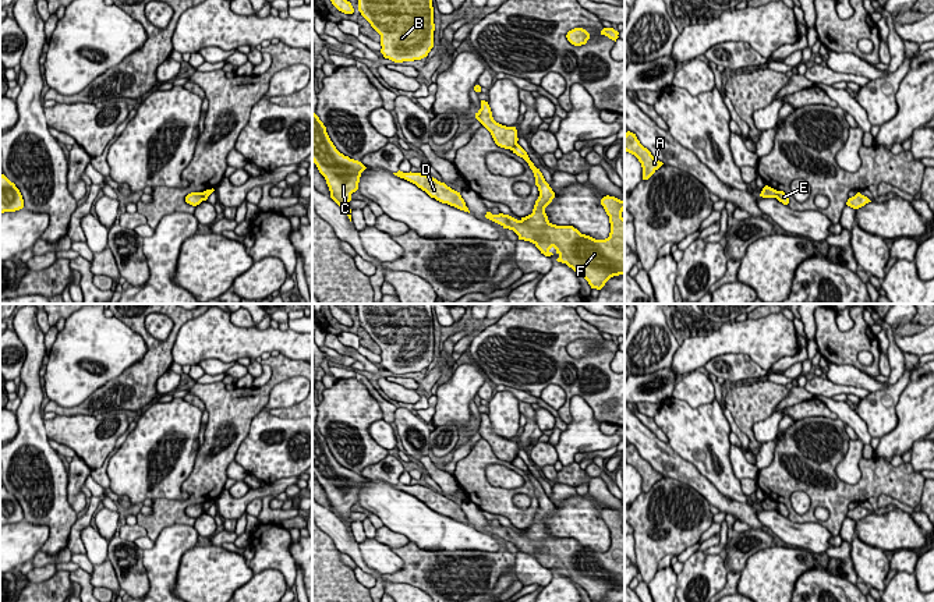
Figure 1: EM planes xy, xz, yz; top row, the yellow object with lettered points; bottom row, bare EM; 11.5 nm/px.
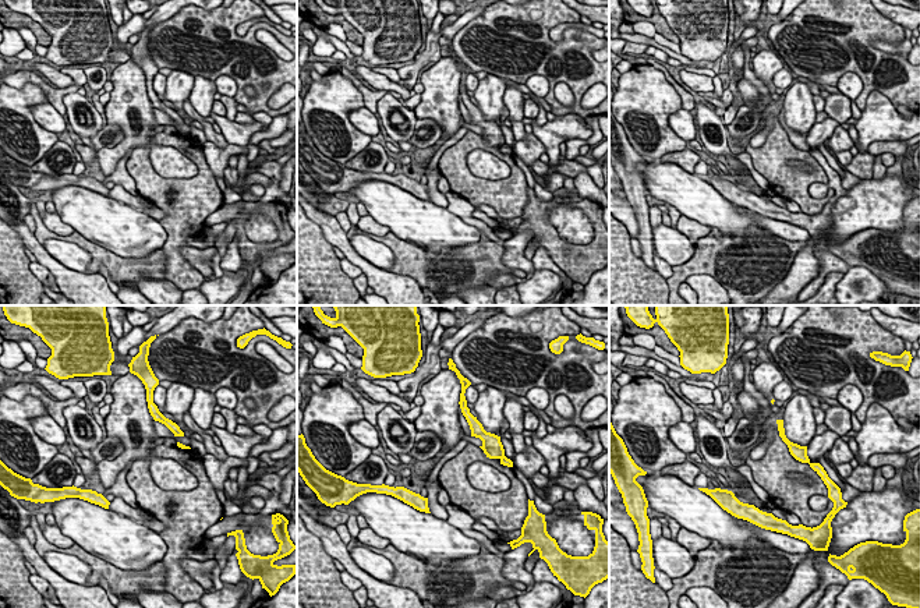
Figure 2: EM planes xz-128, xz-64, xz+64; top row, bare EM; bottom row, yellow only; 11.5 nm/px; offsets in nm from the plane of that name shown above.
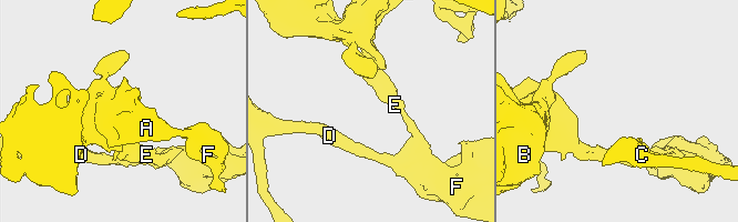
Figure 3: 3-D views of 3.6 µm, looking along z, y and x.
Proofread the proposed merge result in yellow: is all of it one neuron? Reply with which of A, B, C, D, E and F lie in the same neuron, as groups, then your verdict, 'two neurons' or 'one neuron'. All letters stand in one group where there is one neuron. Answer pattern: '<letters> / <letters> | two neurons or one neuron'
A B / C D E F | two neurons

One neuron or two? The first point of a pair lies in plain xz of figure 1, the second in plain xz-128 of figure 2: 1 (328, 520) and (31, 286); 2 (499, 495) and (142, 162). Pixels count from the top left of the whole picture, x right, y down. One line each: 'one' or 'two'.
1: two
2: one

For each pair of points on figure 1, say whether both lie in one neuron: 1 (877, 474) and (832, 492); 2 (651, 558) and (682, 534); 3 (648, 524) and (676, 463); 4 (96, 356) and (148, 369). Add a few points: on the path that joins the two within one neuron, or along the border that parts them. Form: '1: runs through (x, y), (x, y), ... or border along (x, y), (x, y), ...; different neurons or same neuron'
1: runs through (866, 485), (859, 492), (844, 492); same neuron
2: runs through (658, 551), (675, 534); same neuron
3: border along (664, 475), (687, 484), (699, 494); different neurons
4: border along (137, 332), (145, 344), (145, 354), (128, 368); different neurons

